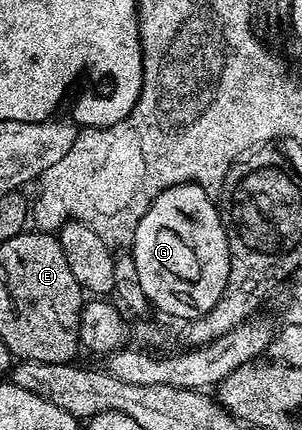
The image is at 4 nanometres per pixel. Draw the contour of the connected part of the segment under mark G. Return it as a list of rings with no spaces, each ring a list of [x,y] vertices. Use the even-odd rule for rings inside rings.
[[[176,183],[166,188],[150,205],[150,209],[138,221],[136,232],[130,237],[130,252],[138,269],[143,292],[157,311],[164,315],[173,315],[179,321],[187,321],[210,313],[226,289],[230,273],[230,253],[228,252],[228,232],[220,217],[213,196],[197,183]]]

